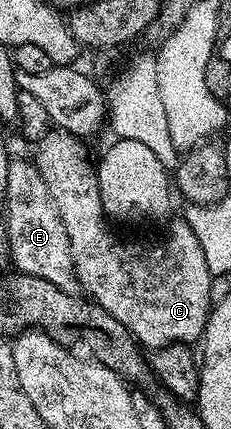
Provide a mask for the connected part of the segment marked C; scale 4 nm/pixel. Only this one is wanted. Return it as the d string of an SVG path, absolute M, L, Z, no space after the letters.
M61 130L47 131L43 139L36 144L36 163L54 200L58 217L64 224L72 250L74 275L78 277L81 291L93 303L108 310L108 314L112 314L116 322L126 327L143 349L153 350L169 344L193 345L201 341L212 307L212 275L205 262L200 242L182 218L178 218L178 221L167 230L163 240L154 240L151 244L117 240L110 233L108 217L102 210L95 165L92 160L90 164L89 158L86 157L86 148L82 144L85 143L79 137Z

